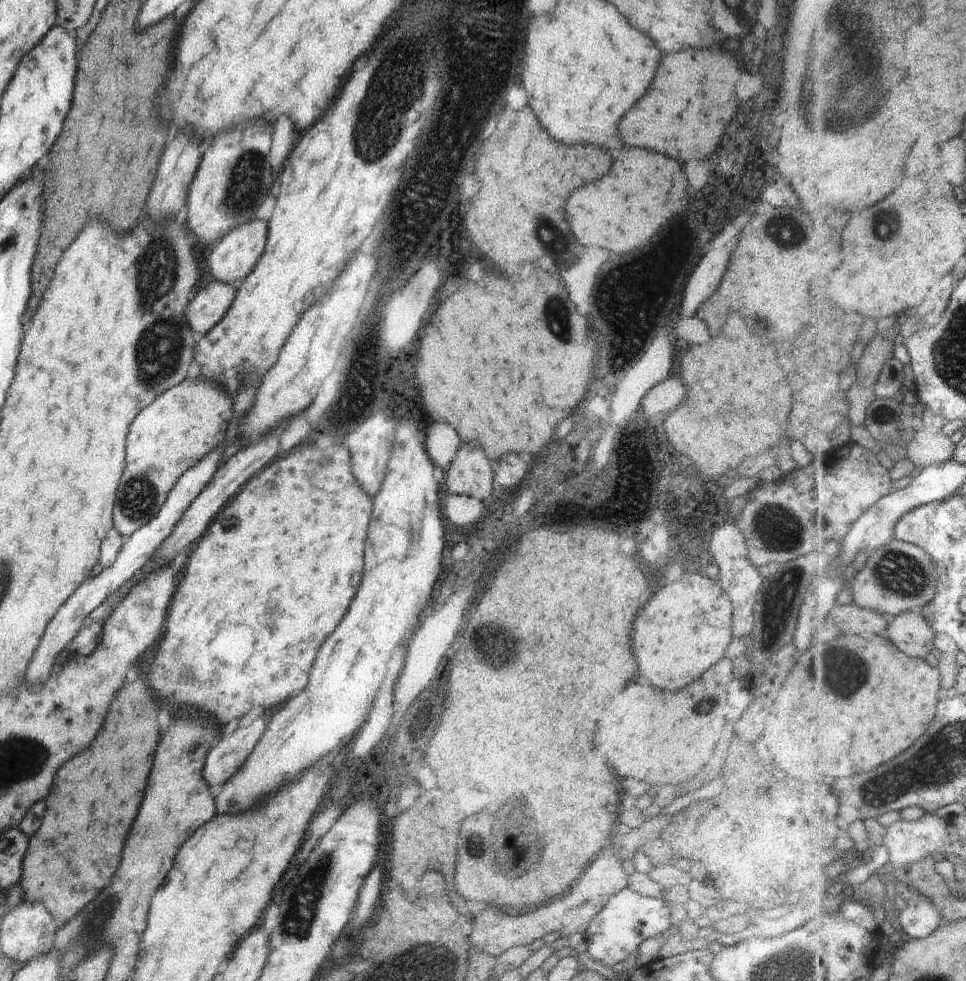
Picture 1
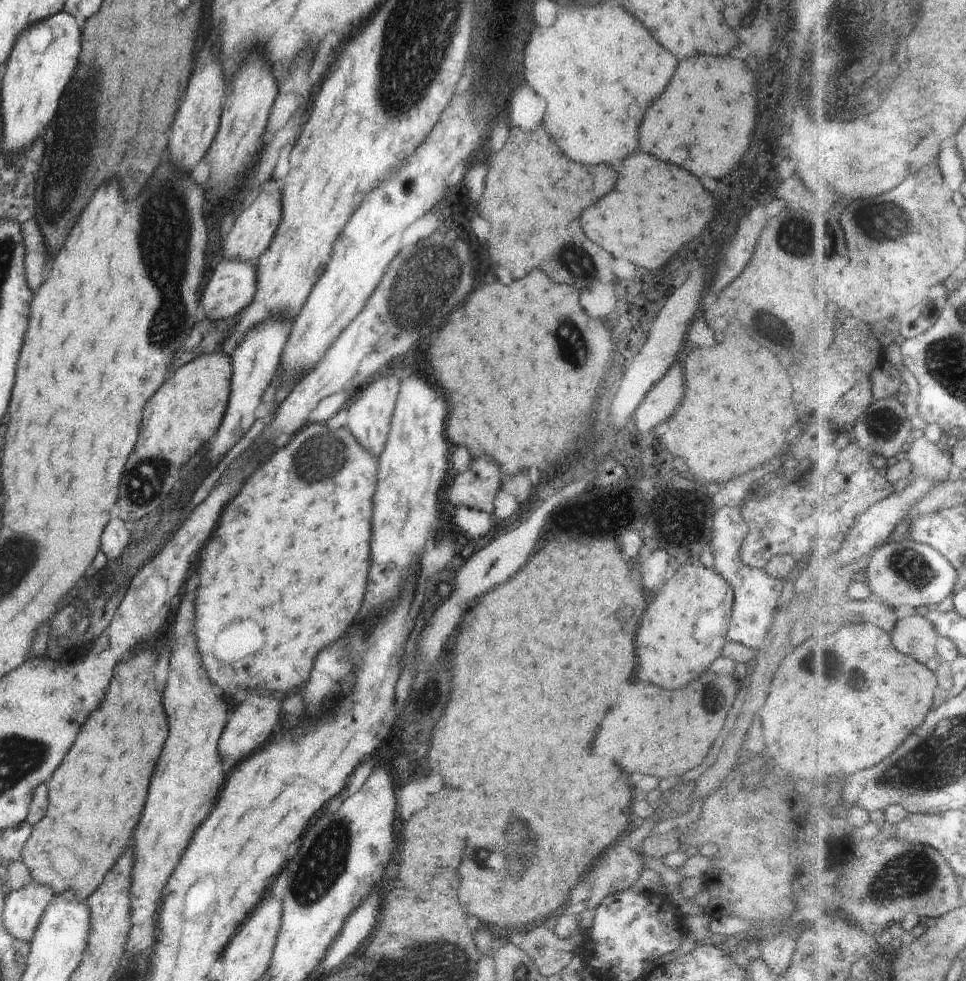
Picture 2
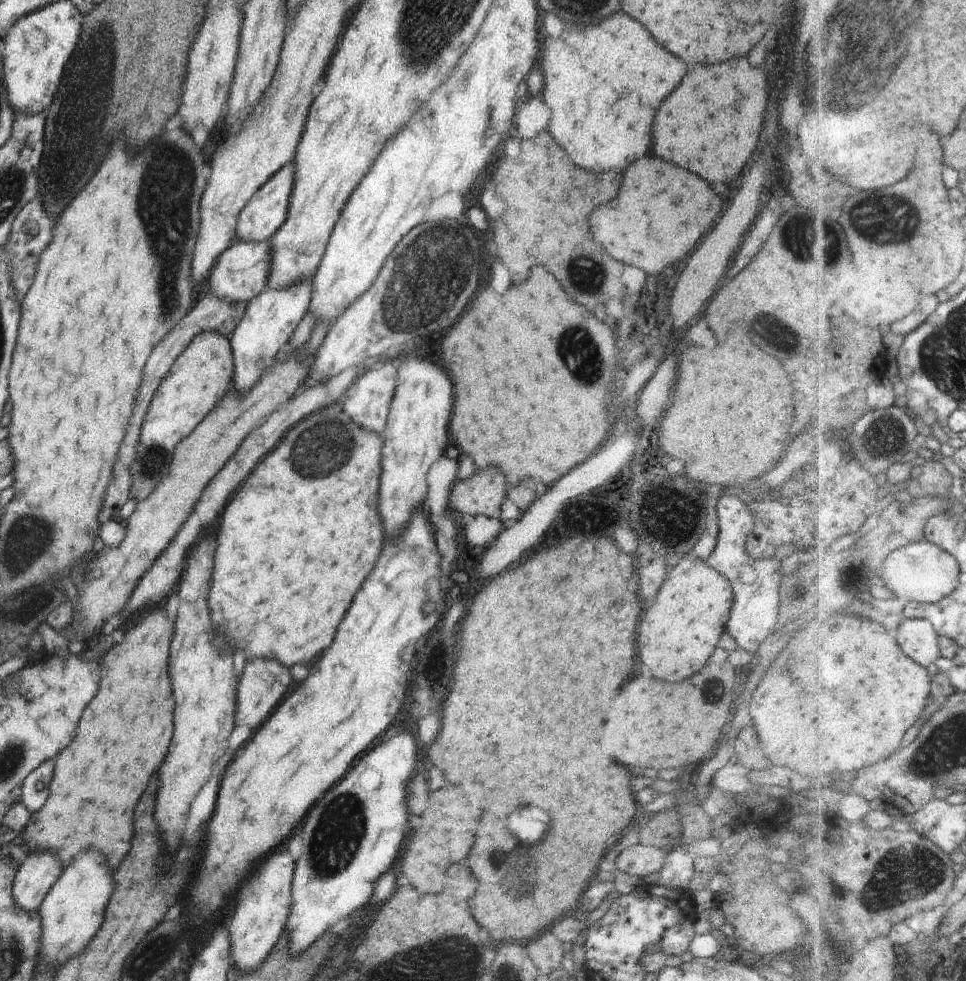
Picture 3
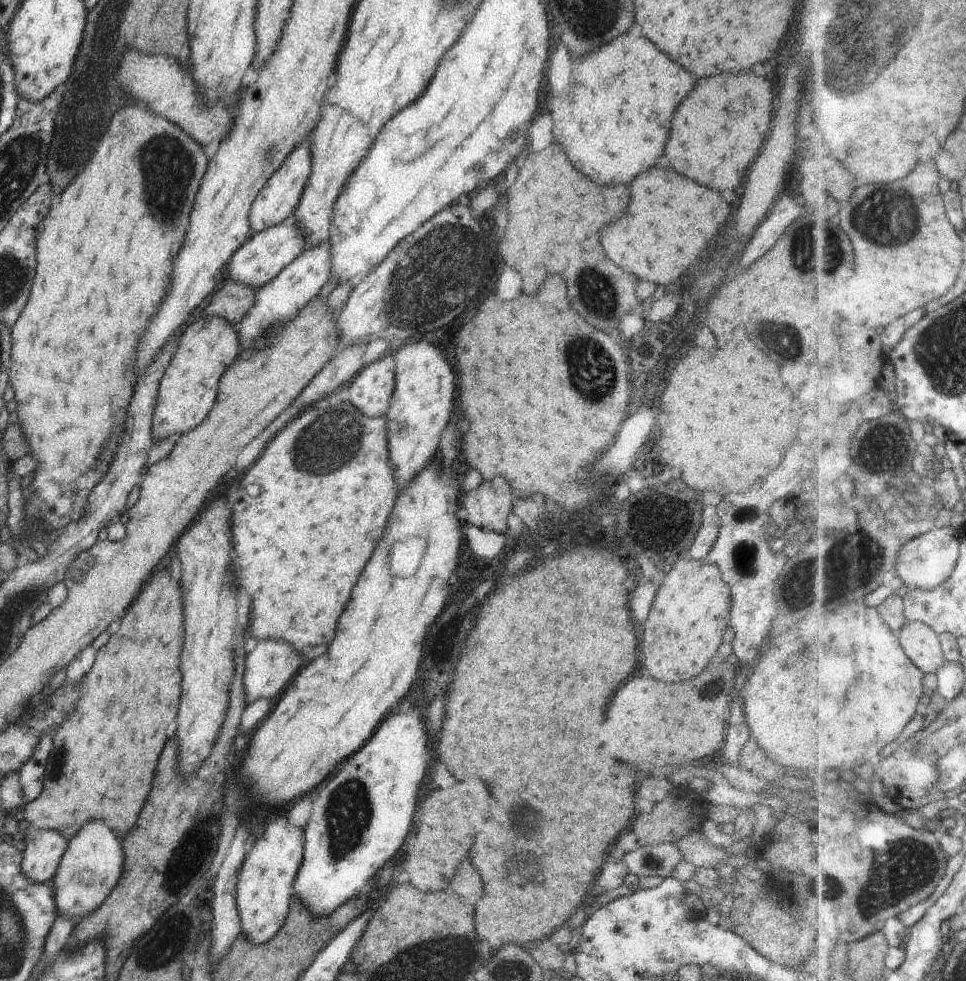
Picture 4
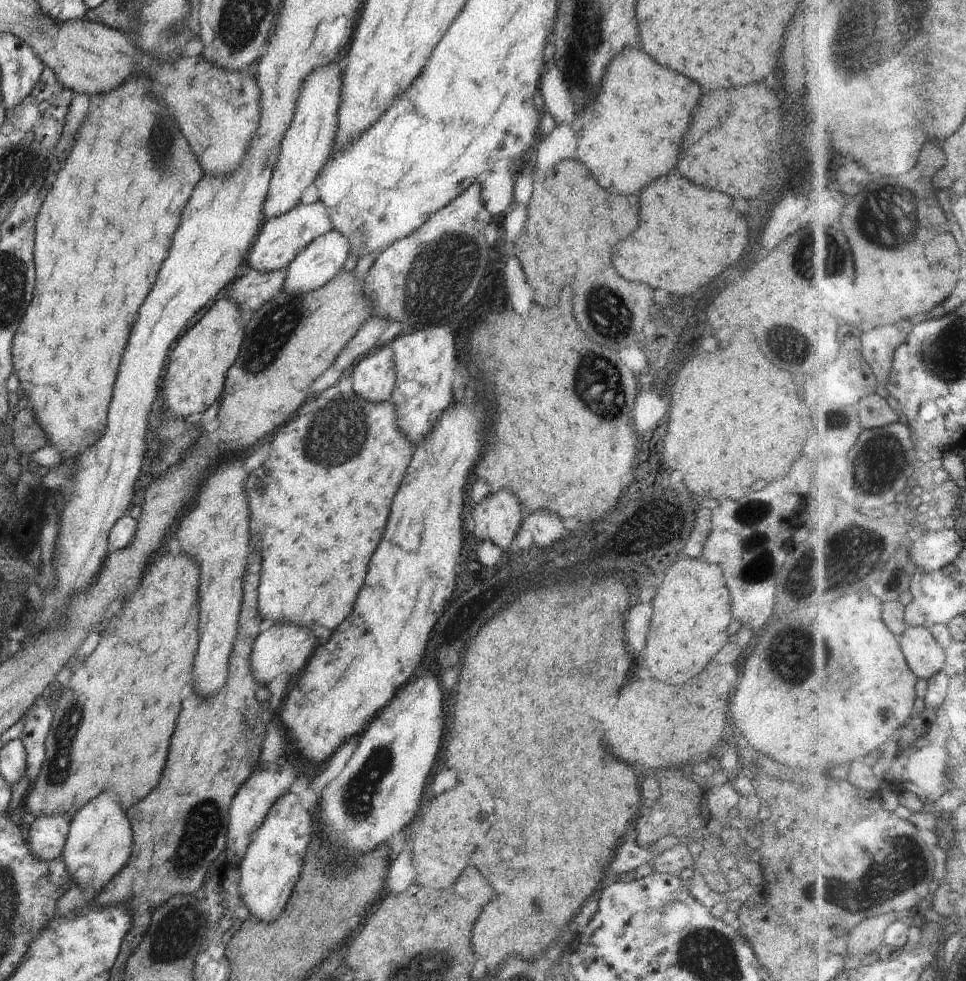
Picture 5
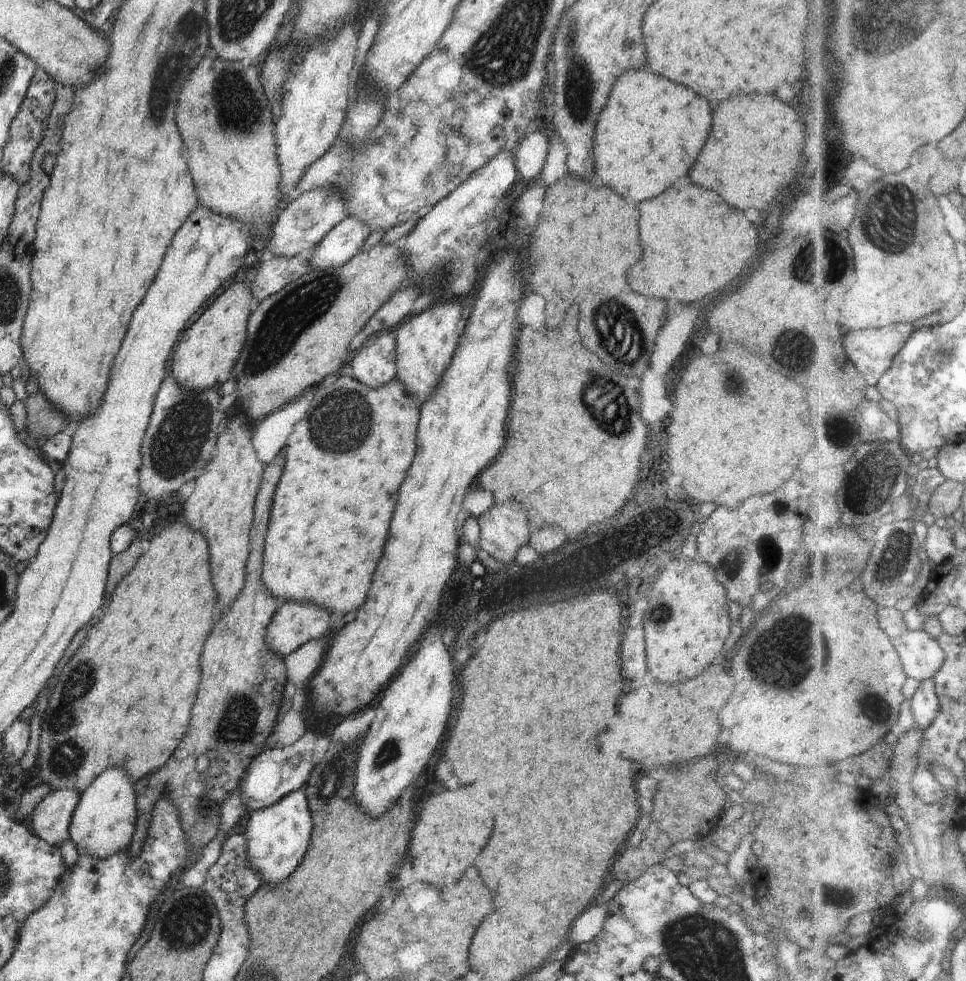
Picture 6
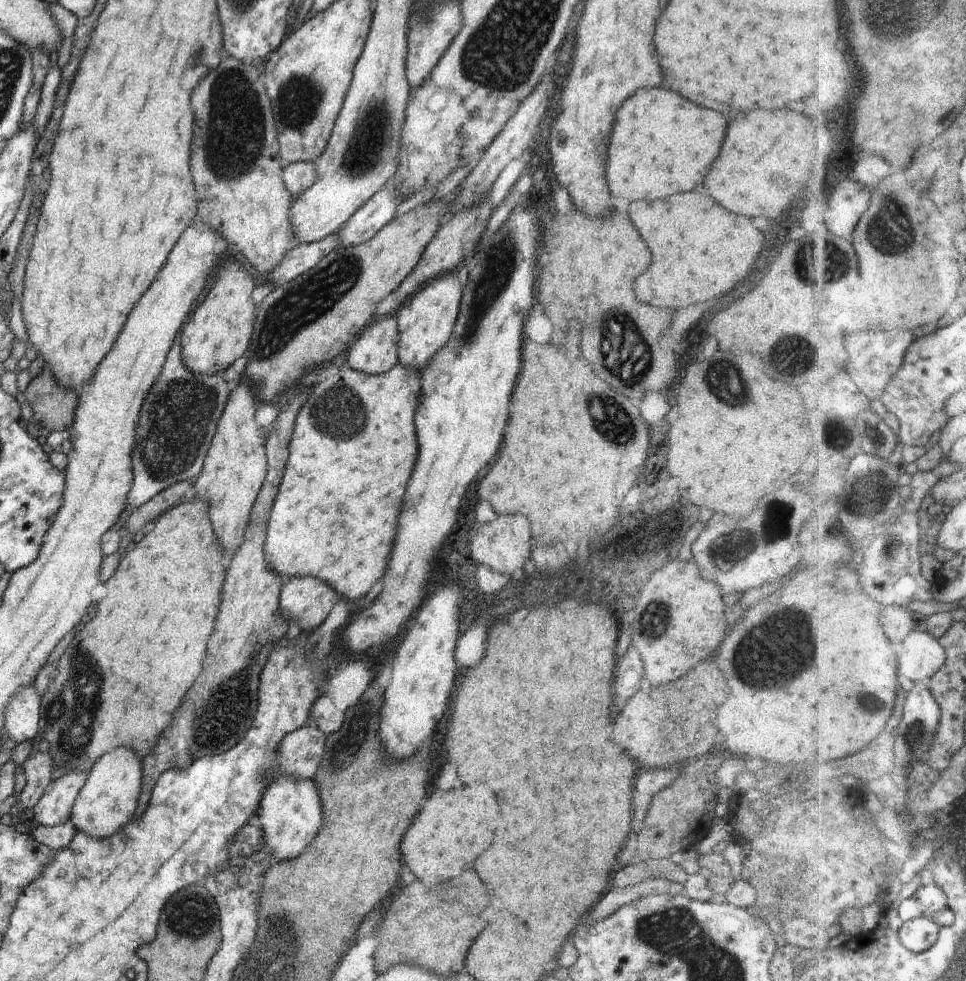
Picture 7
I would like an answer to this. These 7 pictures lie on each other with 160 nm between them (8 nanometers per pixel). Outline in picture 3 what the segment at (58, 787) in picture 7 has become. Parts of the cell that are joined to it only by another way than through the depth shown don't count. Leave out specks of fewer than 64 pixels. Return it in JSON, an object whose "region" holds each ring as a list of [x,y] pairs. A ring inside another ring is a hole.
{"region":[[[29,852],[13,880],[16,906],[23,911],[38,911],[62,871],[61,862],[52,853]]]}

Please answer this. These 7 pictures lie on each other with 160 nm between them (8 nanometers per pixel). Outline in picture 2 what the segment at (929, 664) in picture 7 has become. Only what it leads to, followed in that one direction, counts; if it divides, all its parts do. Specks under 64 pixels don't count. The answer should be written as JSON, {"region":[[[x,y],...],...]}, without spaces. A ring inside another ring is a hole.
{"region":[[[910,616],[908,620],[900,622],[894,632],[894,640],[900,652],[914,656],[920,662],[930,662],[932,658],[936,658],[938,632],[928,618]]]}

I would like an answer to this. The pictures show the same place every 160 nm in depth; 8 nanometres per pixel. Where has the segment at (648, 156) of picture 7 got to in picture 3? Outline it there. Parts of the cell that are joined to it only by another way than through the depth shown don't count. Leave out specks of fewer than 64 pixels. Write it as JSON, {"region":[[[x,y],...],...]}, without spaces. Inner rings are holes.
{"region":[[[620,12],[586,28],[564,22],[560,38],[544,38],[538,60],[544,70],[542,100],[552,110],[548,132],[568,152],[576,166],[590,172],[624,170],[650,150],[650,124],[654,112],[660,100],[666,98],[686,74],[686,66],[676,56],[666,52],[636,20]]]}

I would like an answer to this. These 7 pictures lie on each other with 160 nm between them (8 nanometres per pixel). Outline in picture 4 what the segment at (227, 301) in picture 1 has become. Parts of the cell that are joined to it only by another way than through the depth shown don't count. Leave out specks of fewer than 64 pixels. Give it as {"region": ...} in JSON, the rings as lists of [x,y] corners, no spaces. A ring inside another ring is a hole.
{"region":[[[291,215],[287,220],[270,226],[262,232],[252,233],[250,238],[236,250],[235,255],[228,260],[226,279],[240,282],[252,288],[264,287],[273,282],[282,270],[291,264],[307,246],[304,232],[300,230],[296,218]]]}

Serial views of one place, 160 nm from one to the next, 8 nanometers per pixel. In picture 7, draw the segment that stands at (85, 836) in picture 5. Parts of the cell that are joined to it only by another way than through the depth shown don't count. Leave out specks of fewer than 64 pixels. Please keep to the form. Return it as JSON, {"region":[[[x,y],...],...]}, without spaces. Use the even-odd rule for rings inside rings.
{"region":[[[126,747],[104,754],[87,774],[86,784],[74,802],[70,822],[78,833],[92,839],[106,839],[121,832],[135,817],[141,794],[142,761]]]}

